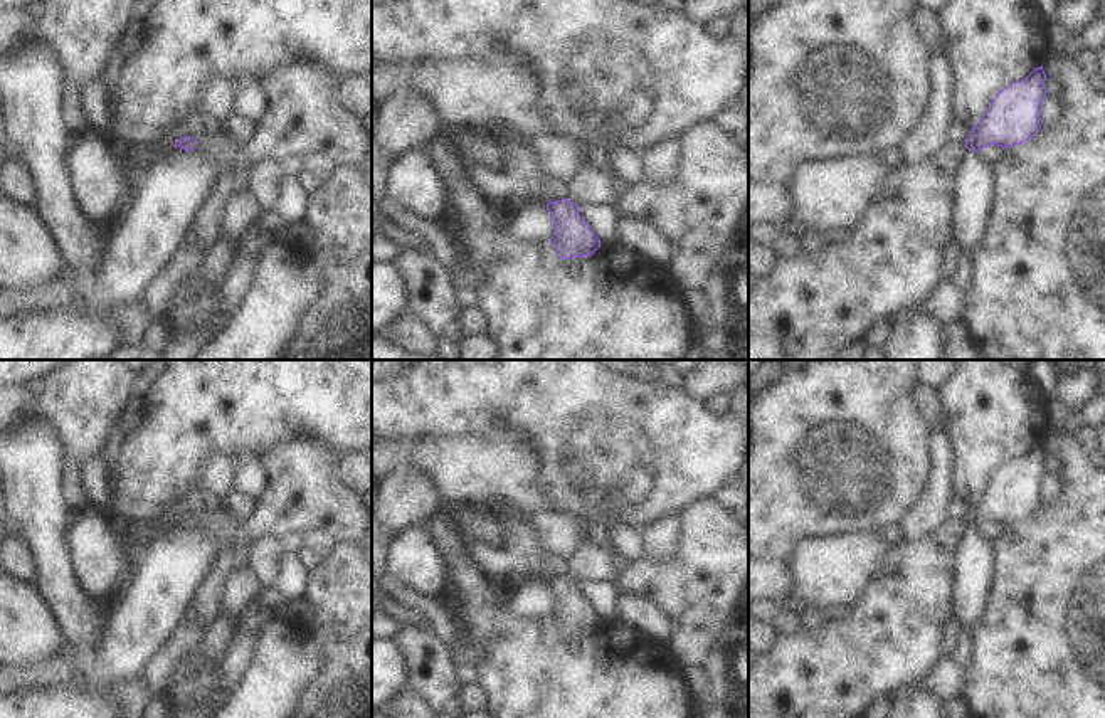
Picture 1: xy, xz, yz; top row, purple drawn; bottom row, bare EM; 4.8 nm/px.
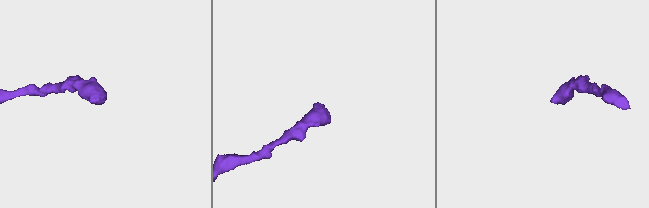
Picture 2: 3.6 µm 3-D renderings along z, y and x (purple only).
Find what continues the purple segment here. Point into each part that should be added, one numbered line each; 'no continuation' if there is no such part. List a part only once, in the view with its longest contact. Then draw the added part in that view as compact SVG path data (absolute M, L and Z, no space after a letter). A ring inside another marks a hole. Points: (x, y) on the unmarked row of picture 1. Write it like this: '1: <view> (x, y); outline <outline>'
no continuation

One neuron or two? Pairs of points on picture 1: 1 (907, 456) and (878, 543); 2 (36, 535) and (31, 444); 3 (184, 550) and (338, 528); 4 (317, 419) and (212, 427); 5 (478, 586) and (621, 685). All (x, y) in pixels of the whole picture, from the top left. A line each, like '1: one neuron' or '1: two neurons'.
1: two neurons
2: one neuron
3: two neurons
4: one neuron
5: one neuron

